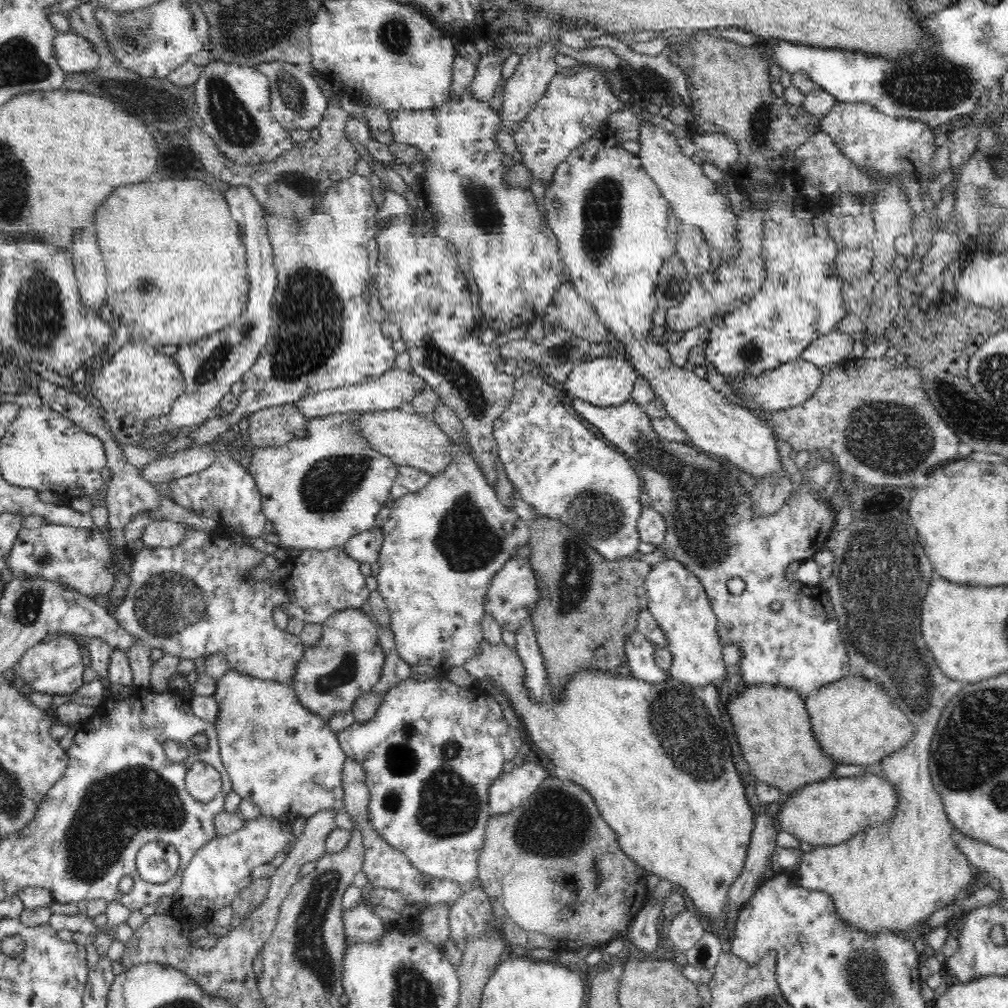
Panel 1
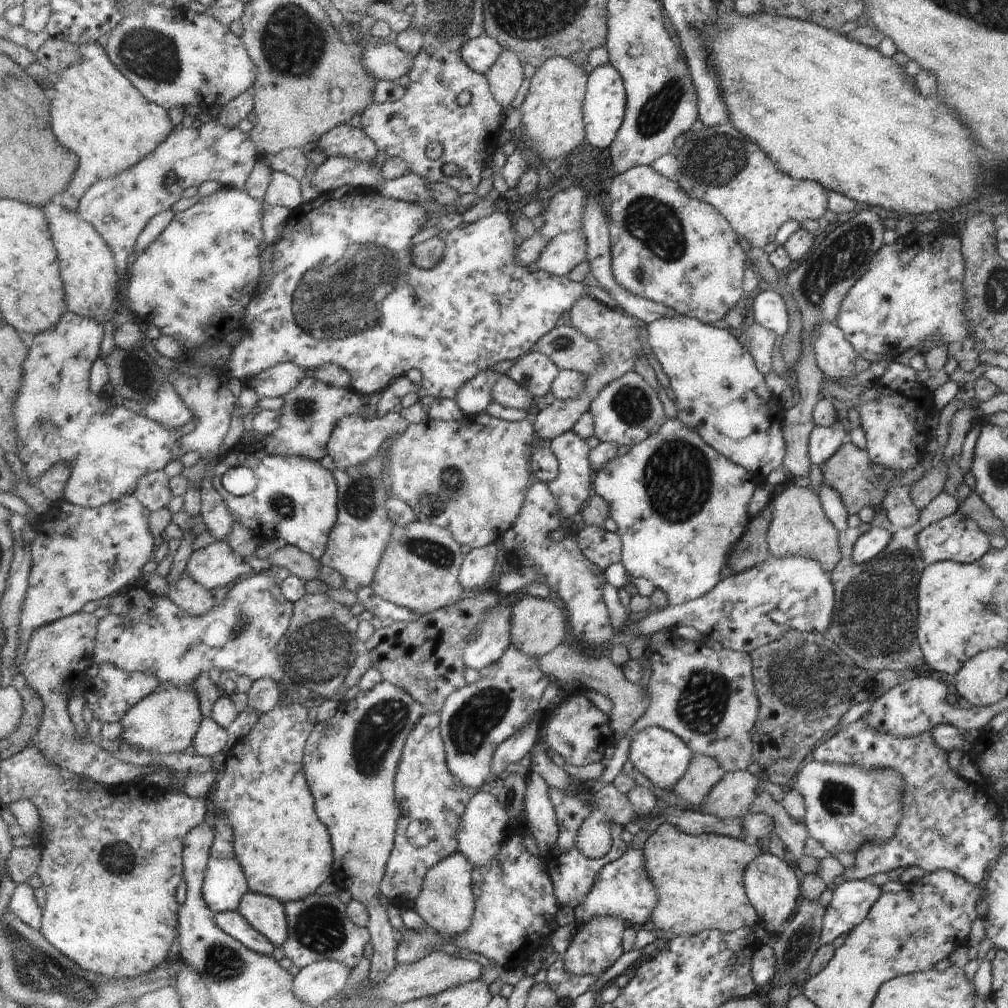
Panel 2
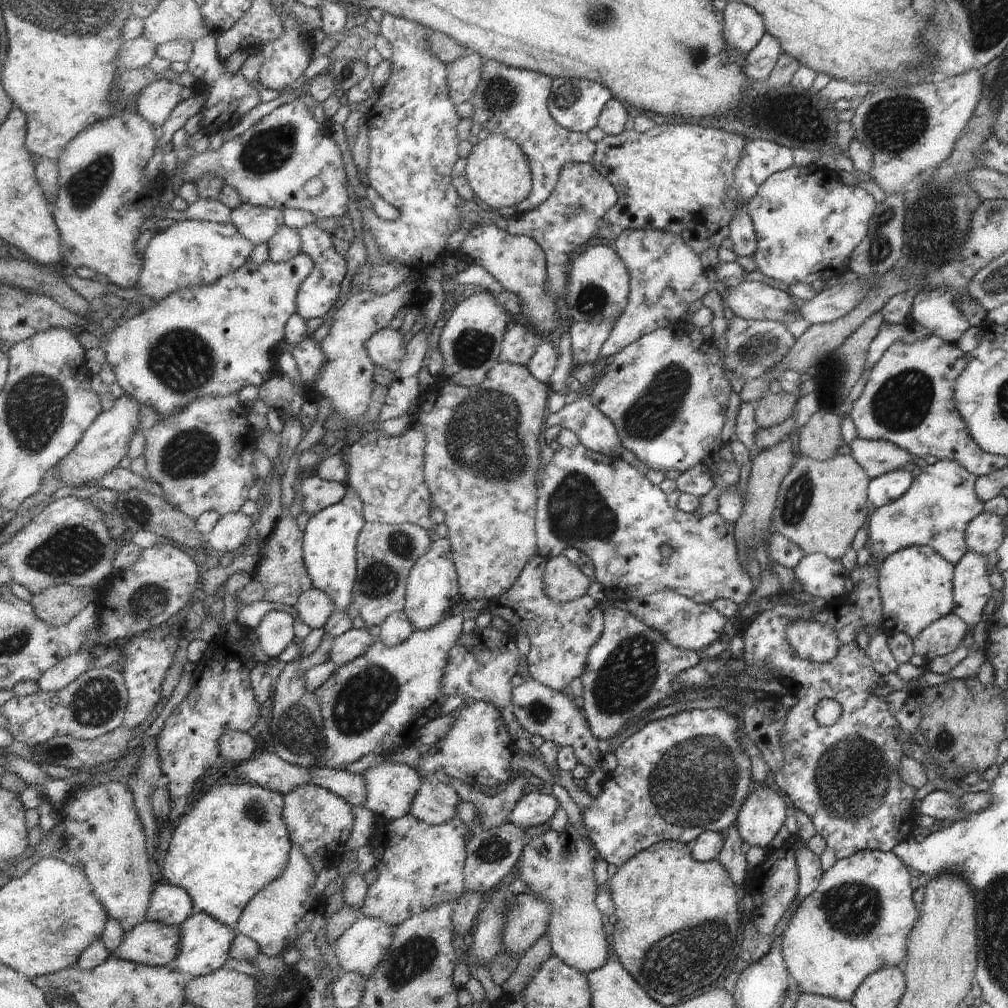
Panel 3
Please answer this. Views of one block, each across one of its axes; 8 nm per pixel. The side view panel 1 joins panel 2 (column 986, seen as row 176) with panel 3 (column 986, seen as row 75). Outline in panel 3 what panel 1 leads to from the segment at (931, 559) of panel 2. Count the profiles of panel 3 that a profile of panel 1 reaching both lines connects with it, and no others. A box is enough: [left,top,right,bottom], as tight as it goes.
[951,552,992,627]

